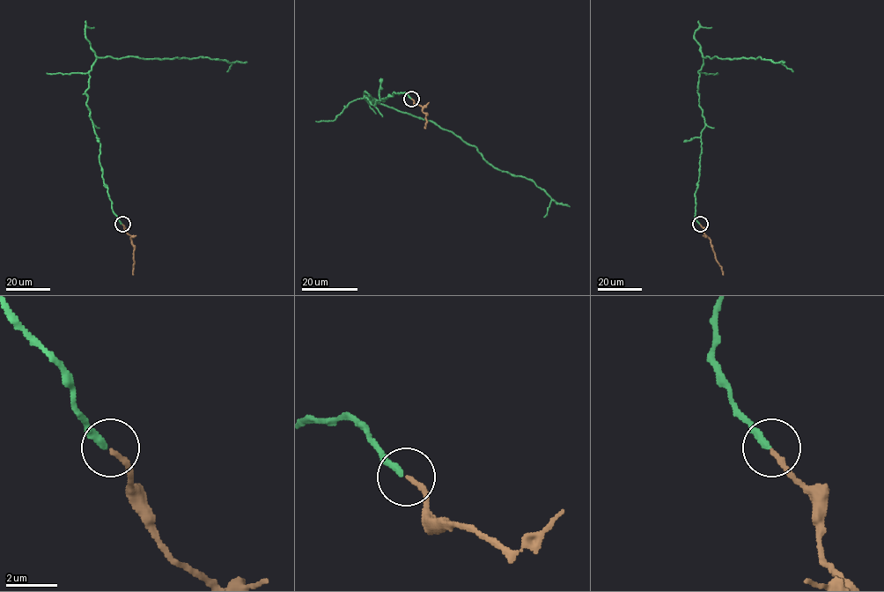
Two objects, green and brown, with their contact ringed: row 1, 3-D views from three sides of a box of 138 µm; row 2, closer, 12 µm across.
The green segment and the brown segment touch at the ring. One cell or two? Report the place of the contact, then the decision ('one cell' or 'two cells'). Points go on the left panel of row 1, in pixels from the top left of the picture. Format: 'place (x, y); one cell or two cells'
place (122, 224); one cell

